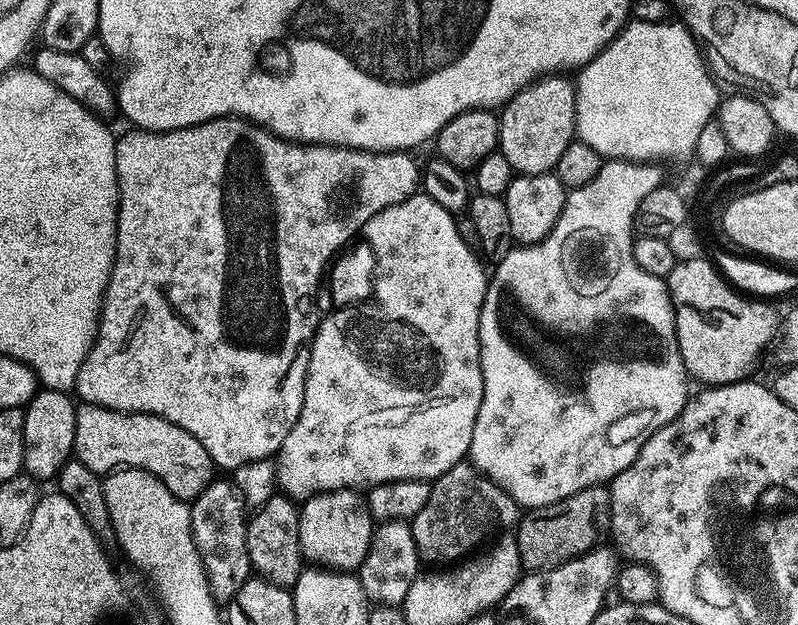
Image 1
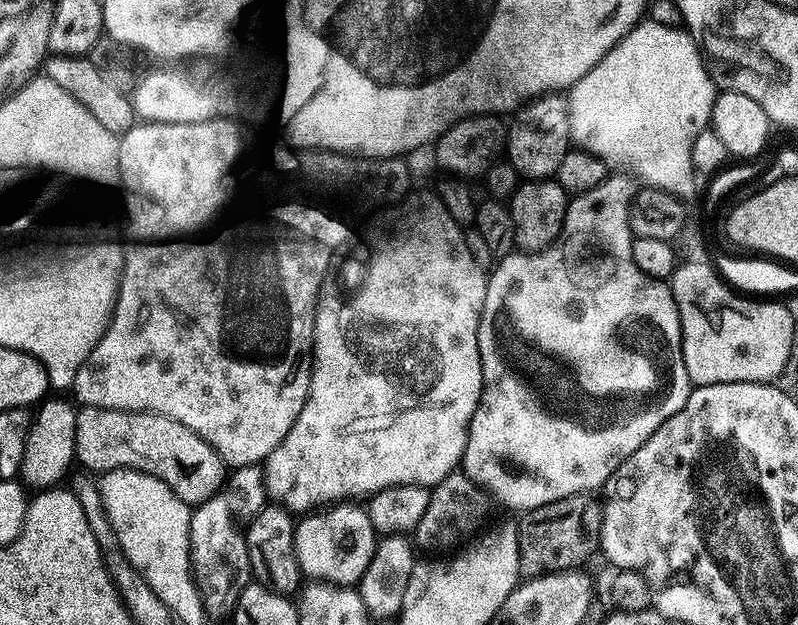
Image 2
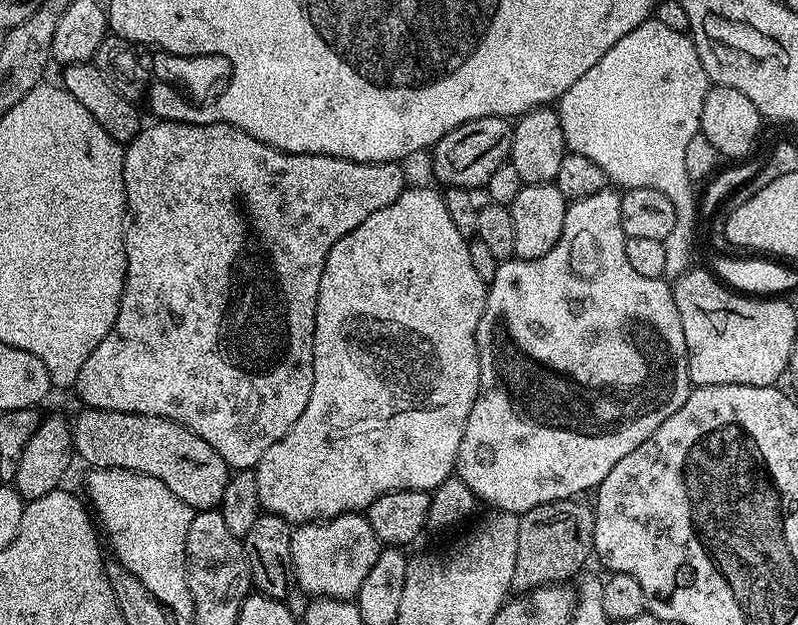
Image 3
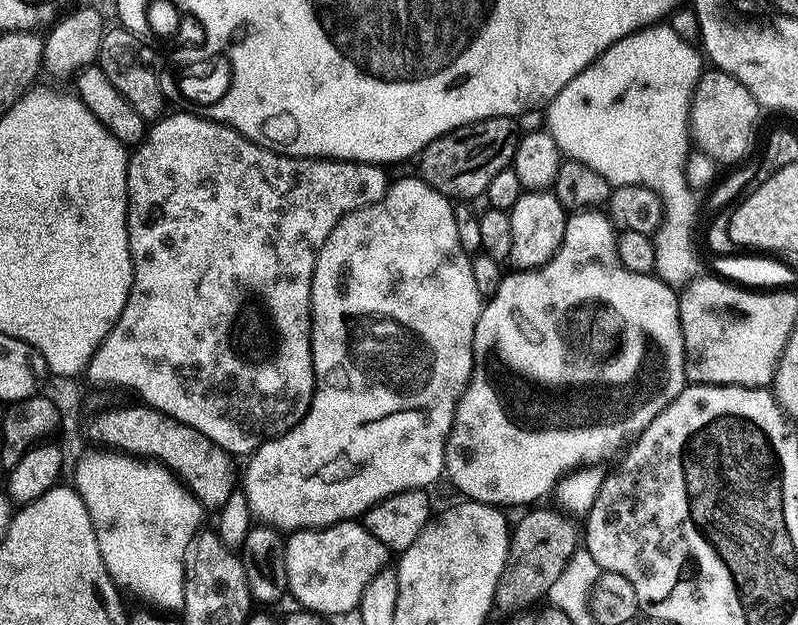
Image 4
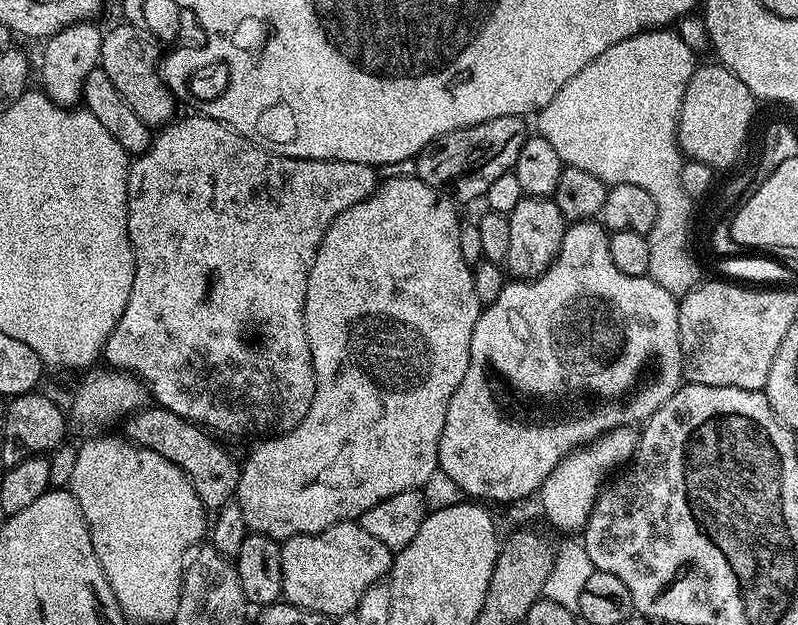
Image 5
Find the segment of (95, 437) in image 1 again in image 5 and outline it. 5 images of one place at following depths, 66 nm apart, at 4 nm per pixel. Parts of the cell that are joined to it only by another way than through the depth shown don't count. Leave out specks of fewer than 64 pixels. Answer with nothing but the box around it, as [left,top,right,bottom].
[126,406,241,510]

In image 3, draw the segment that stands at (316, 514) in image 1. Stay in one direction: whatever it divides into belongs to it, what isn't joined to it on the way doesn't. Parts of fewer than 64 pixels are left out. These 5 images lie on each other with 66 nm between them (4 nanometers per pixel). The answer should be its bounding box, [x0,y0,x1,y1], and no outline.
[292,512,382,600]

